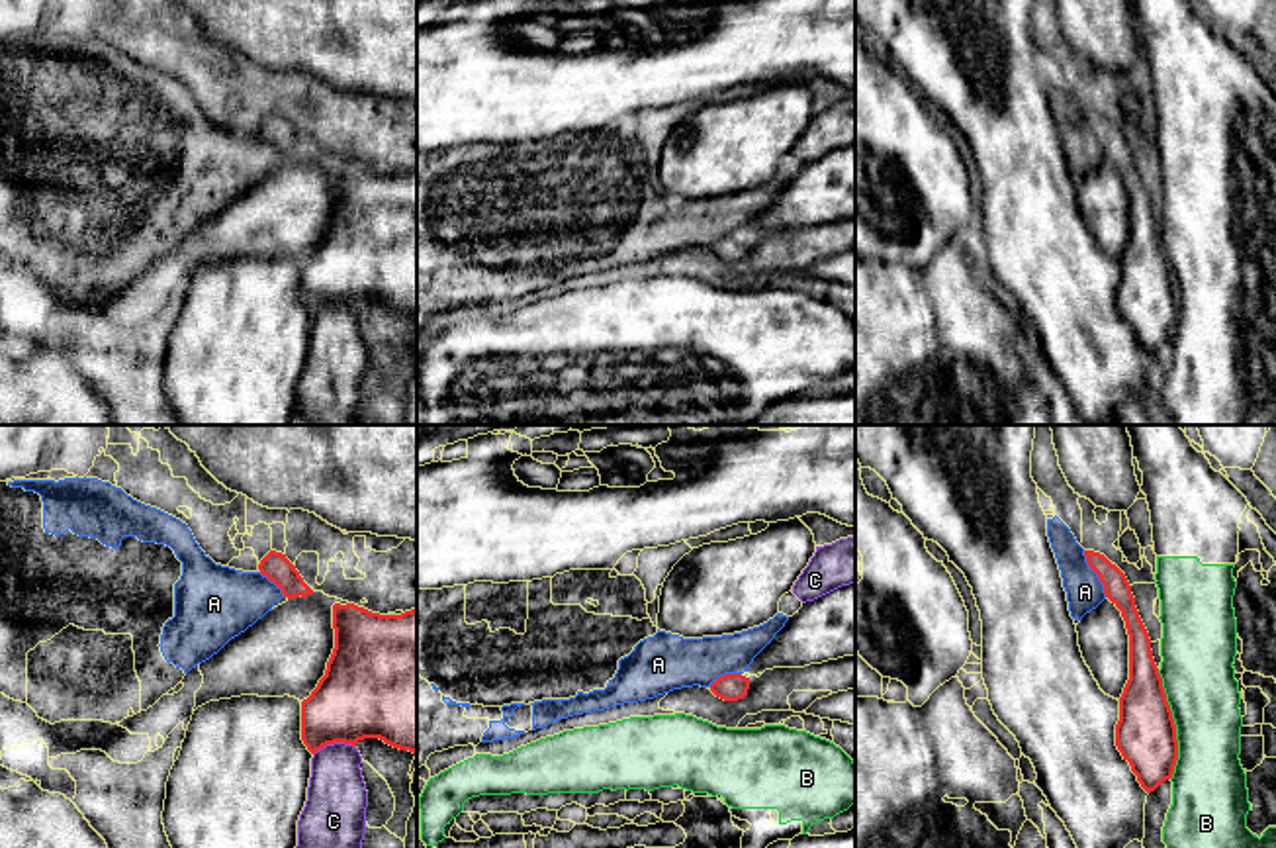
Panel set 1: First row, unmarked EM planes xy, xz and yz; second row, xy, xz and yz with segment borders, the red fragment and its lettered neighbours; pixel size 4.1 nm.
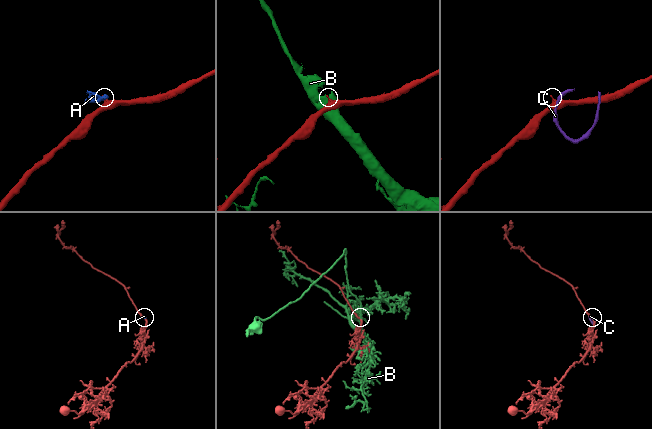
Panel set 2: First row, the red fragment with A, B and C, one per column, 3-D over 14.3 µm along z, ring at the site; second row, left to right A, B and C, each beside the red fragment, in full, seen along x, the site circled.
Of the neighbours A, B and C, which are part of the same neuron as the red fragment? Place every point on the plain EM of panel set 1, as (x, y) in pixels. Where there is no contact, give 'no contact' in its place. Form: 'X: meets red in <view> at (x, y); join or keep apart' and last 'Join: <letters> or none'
A: meets red in yz at (1096, 134); keep apart
B: meets red in yz at (1175, 286); keep apart
C: meets red in xy at (333, 304); keep apart
Join: none

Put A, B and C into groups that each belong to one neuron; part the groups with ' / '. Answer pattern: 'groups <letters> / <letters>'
groups A C / B

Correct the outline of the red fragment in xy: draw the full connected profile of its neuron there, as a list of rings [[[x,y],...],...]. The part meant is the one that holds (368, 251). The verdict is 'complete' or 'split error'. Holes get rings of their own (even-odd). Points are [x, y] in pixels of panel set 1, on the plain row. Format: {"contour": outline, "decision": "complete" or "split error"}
{"contour": [[[354,165],[333,166],[335,210],[325,237],[301,262],[301,302],[311,315],[327,306],[356,307],[364,300],[417,315],[417,170],[372,174]]], "decision": "complete"}

